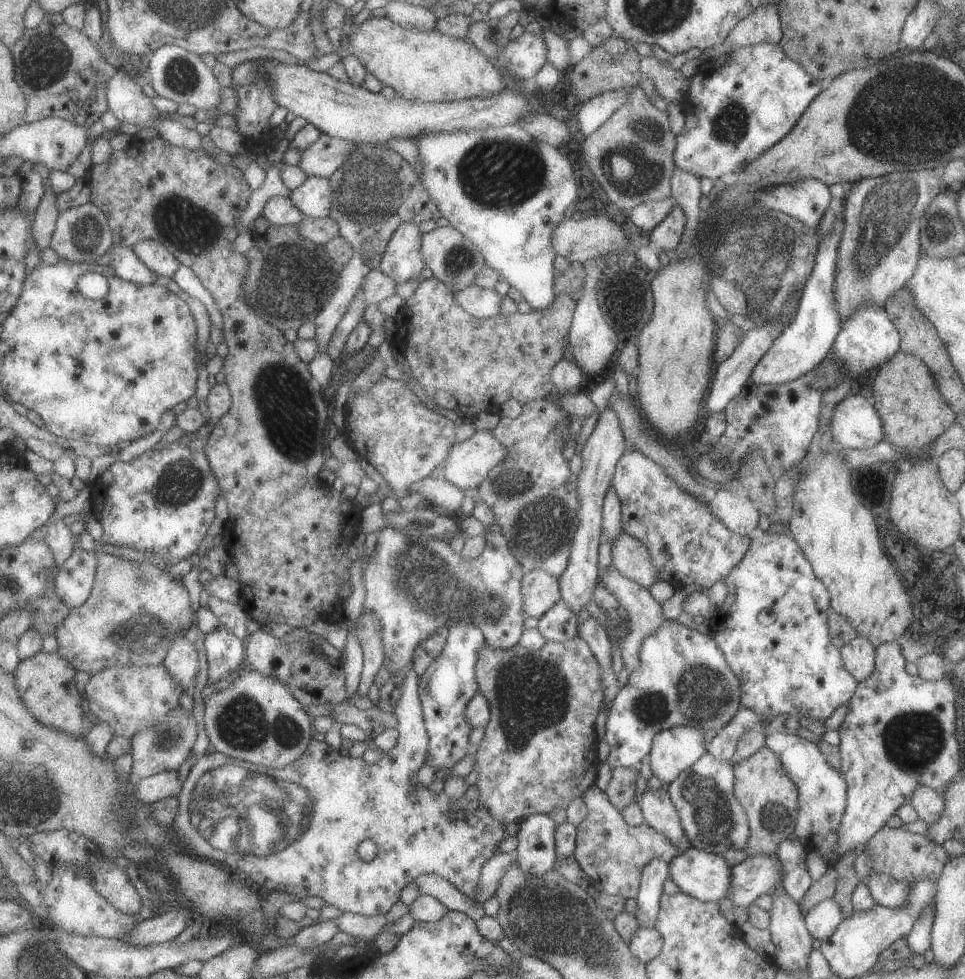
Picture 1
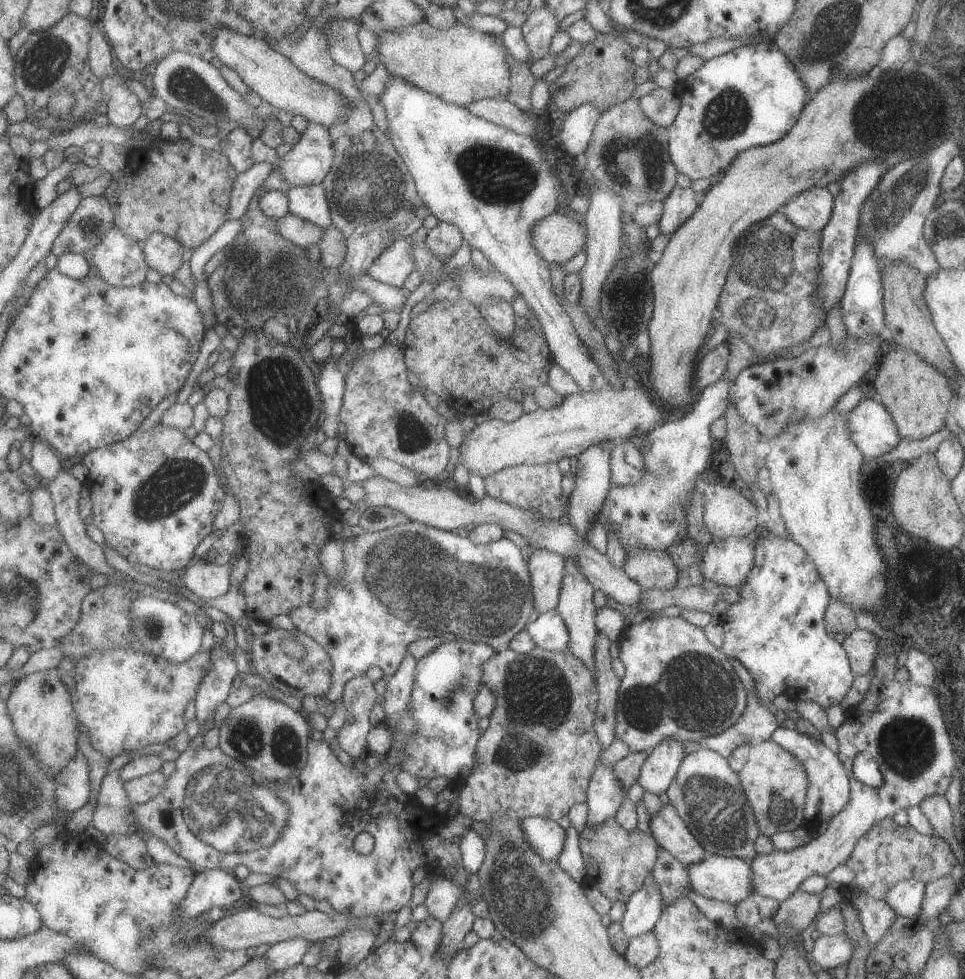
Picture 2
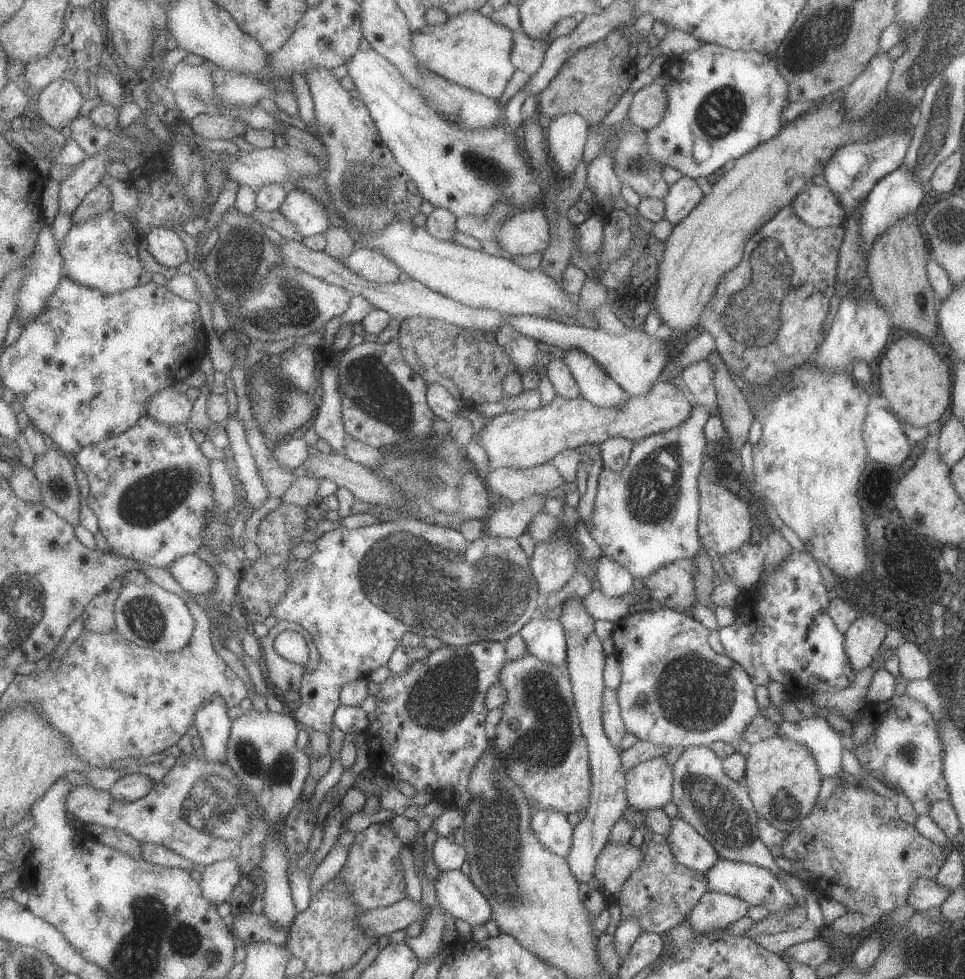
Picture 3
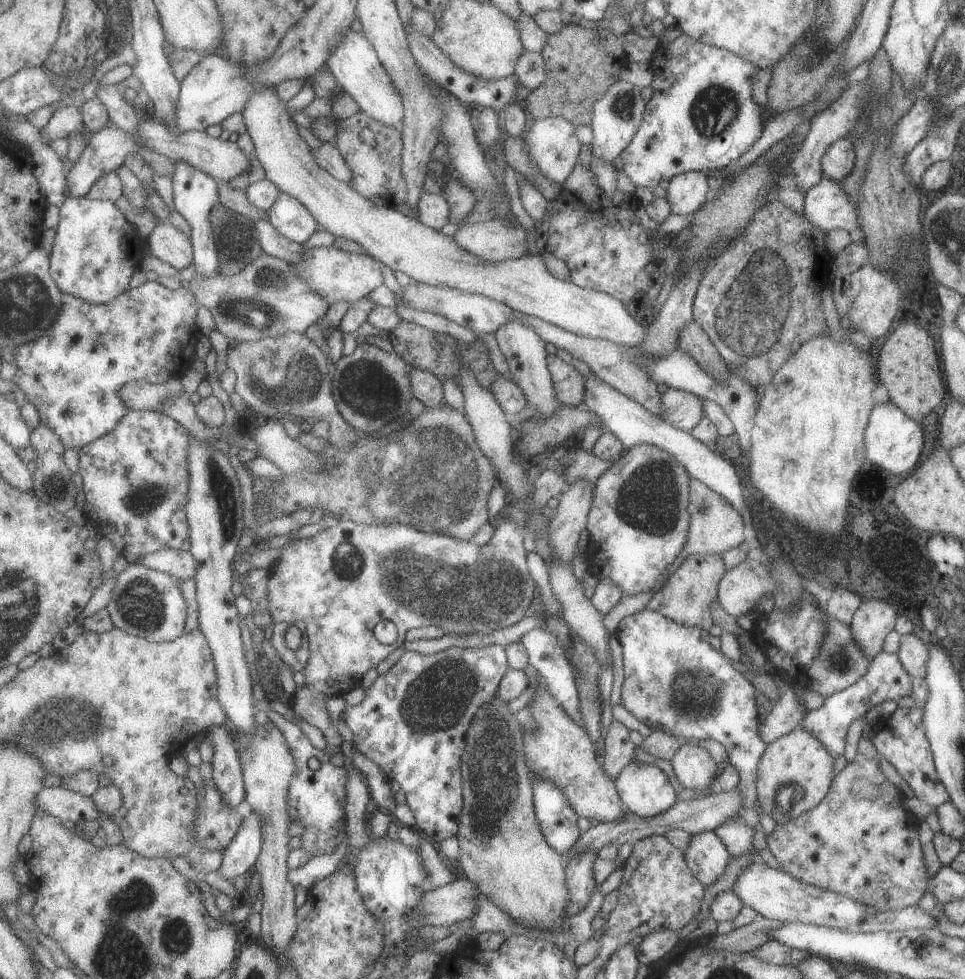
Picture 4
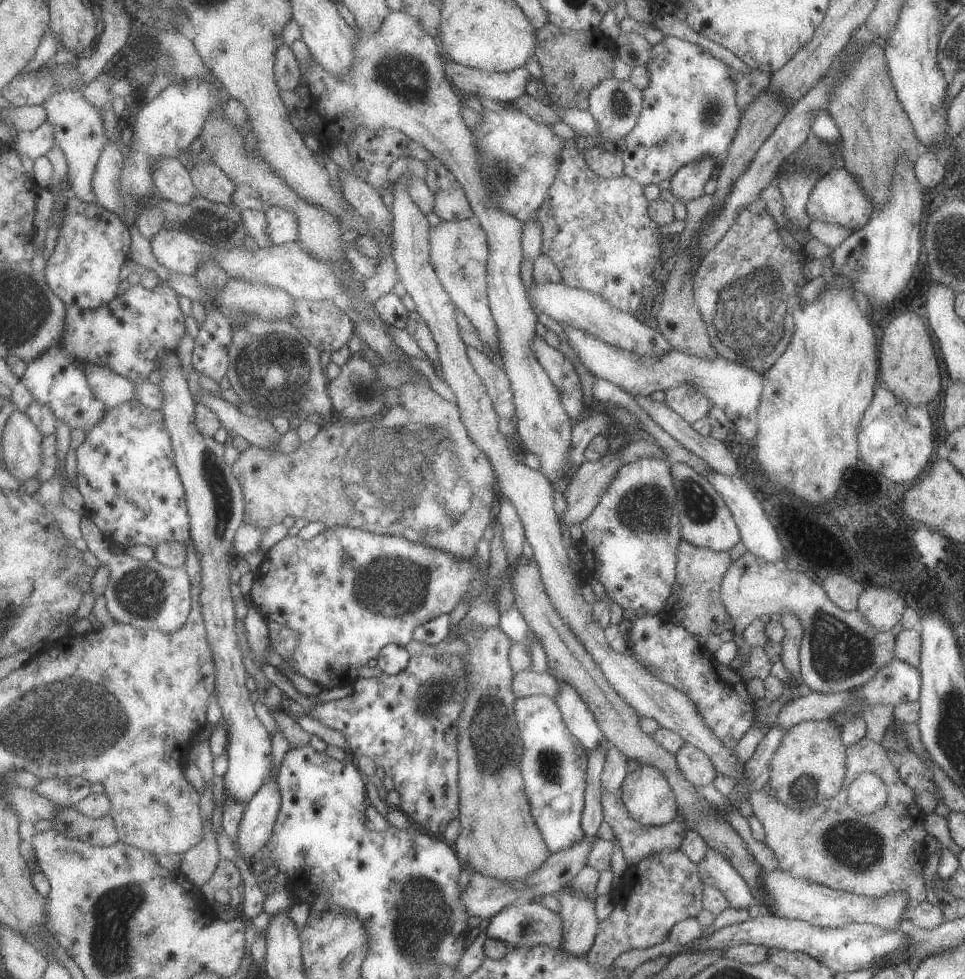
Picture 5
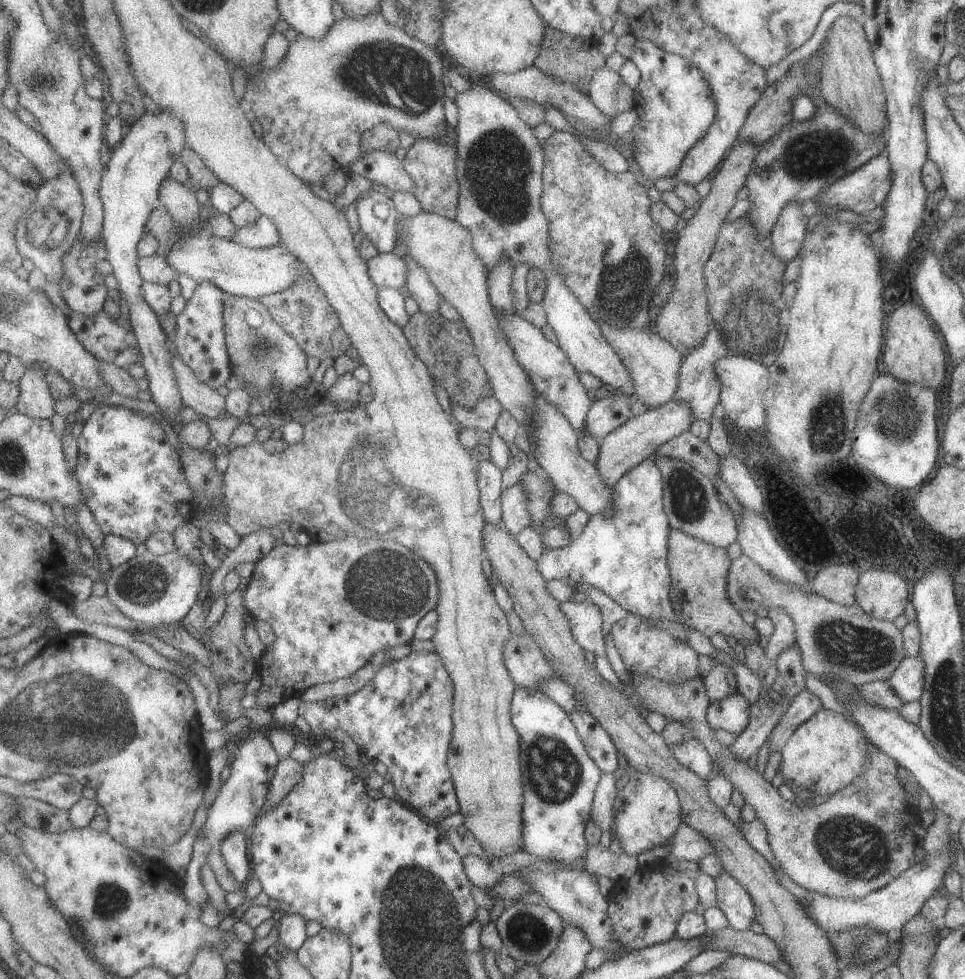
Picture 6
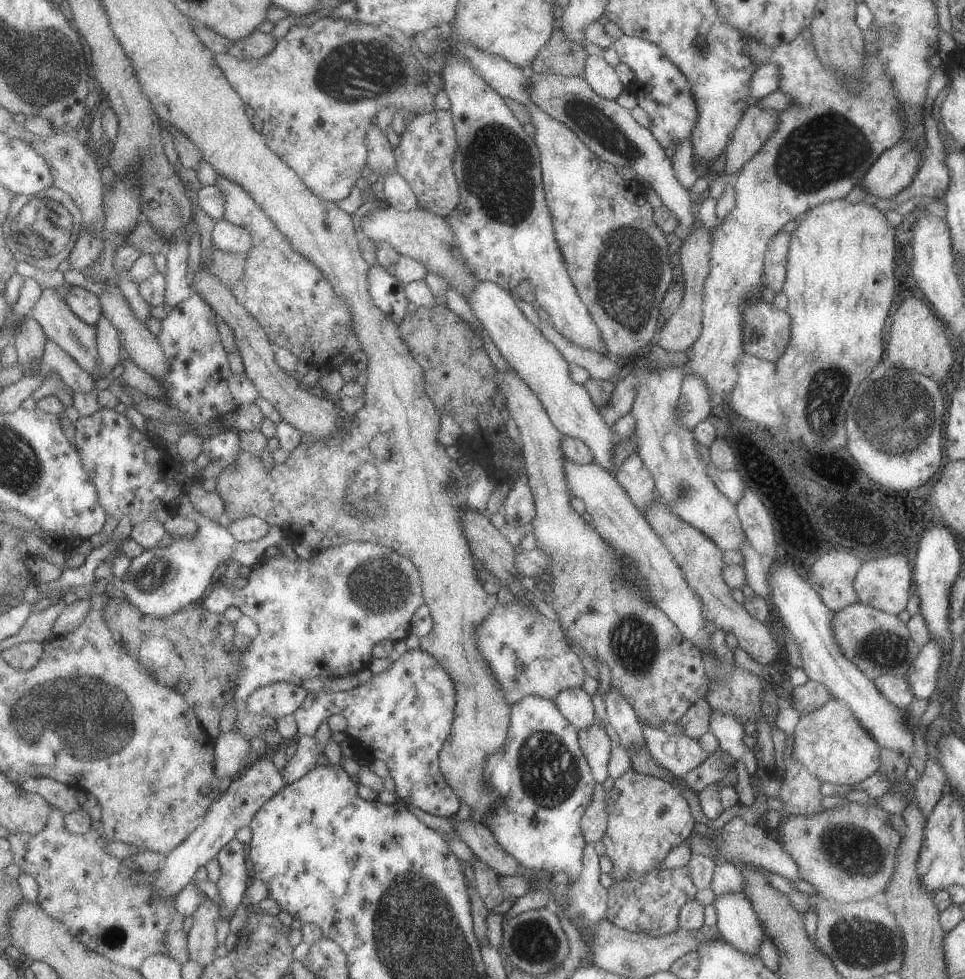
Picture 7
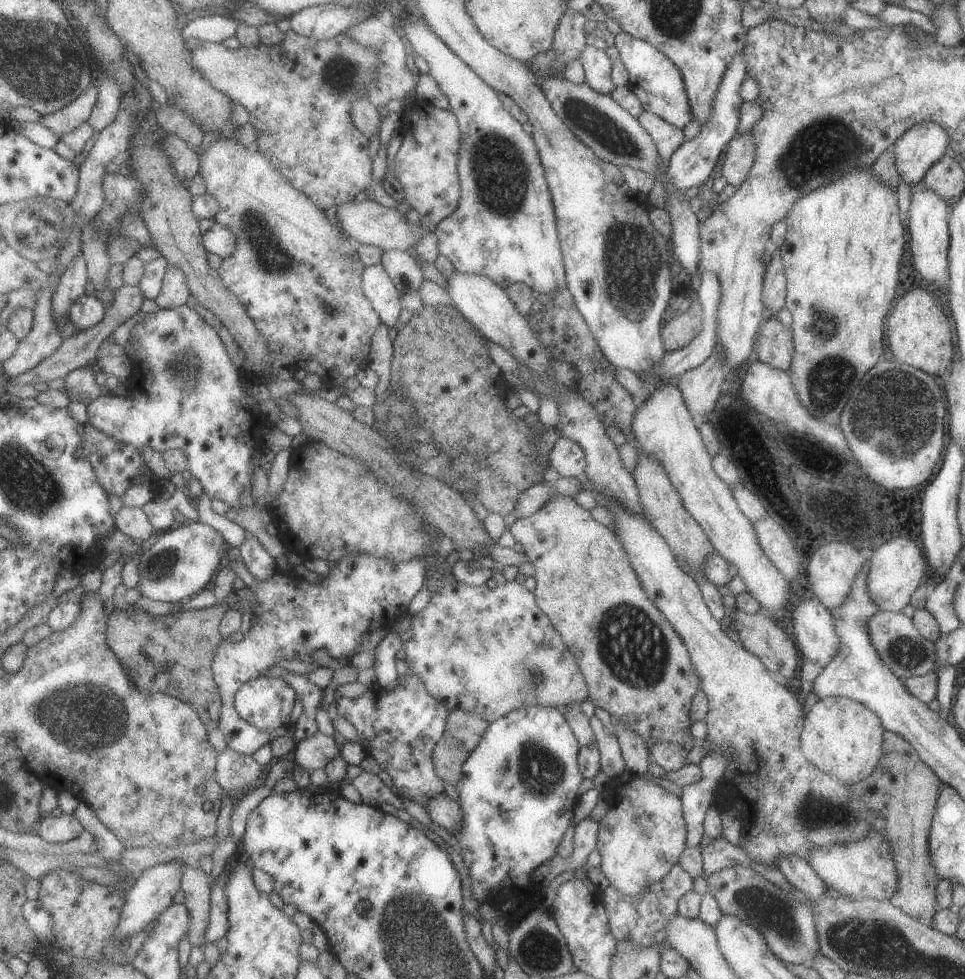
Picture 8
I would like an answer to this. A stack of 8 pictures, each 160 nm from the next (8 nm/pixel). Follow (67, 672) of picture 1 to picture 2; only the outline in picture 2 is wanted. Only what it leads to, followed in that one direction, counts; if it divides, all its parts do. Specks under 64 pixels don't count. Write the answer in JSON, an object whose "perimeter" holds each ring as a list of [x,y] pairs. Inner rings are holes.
{"perimeter":[[[57,668],[45,669],[18,679],[8,697],[8,709],[16,733],[36,750],[36,755],[44,767],[57,774],[77,758],[77,742],[83,730],[72,701],[72,692],[61,680],[59,671]]]}

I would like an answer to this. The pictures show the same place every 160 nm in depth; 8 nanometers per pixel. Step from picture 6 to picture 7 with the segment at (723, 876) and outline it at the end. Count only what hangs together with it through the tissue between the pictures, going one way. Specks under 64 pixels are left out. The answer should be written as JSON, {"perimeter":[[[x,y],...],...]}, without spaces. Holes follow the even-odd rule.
{"perimeter":[[[741,891],[715,896],[716,927],[723,942],[730,944],[736,951],[756,955],[764,932],[756,917],[750,900]]]}

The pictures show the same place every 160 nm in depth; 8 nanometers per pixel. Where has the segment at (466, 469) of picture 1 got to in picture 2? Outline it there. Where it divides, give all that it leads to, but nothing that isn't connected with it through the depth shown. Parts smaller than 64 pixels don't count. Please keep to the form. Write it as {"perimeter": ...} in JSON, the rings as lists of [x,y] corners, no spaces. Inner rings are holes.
{"perimeter":[[[638,384],[619,390],[607,386],[565,395],[557,407],[549,410],[538,407],[532,413],[523,413],[513,422],[488,418],[465,435],[458,448],[457,462],[467,465],[471,473],[484,479],[515,465],[533,466],[562,458],[574,459],[594,444],[606,440],[622,442],[635,433],[647,434],[664,422],[662,408],[651,401]]]}

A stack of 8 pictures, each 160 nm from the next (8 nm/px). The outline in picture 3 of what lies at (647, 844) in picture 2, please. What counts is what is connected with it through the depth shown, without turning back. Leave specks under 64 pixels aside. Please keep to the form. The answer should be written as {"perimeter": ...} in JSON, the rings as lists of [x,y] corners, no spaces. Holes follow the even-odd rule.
{"perimeter":[[[605,843],[605,846],[598,852],[594,862],[594,871],[592,876],[601,884],[603,890],[607,890],[609,894],[617,896],[622,889],[625,879],[640,867],[640,863],[644,856],[639,847],[631,847],[629,843]]]}

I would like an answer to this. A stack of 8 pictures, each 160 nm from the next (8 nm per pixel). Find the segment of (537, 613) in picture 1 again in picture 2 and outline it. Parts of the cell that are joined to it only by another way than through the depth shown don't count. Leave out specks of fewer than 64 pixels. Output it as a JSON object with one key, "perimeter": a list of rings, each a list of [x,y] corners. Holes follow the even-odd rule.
{"perimeter":[[[535,549],[527,560],[534,607],[540,615],[555,609],[564,573],[564,558],[545,549]]]}

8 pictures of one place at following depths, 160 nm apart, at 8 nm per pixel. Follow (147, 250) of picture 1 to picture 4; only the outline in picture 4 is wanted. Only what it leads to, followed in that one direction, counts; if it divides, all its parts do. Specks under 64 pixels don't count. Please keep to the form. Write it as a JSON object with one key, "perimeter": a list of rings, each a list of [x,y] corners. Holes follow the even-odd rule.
{"perimeter":[[[168,221],[156,225],[148,237],[148,244],[153,256],[179,270],[194,262],[194,244],[191,237],[187,238]]]}

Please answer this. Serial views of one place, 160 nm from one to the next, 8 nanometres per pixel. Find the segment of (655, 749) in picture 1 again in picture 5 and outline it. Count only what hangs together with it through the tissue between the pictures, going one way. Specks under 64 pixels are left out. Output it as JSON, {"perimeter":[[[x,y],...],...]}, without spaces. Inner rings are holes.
{"perimeter":[[[639,765],[637,769],[628,772],[620,786],[620,801],[628,815],[641,825],[653,826],[668,823],[677,818],[679,812],[674,792],[671,790],[663,773],[653,766]]]}

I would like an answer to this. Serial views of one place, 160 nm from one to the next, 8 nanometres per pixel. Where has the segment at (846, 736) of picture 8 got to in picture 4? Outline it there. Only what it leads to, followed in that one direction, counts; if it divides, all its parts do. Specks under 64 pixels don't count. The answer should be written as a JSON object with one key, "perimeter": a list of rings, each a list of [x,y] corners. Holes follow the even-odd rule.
{"perimeter":[[[795,727],[767,743],[756,764],[756,800],[767,823],[783,824],[817,806],[833,780],[833,757],[807,731]]]}

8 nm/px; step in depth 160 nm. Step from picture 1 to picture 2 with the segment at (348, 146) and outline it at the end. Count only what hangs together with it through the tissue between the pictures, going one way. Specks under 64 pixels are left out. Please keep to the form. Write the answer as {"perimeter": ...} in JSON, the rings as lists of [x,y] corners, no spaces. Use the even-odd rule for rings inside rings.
{"perimeter":[[[311,123],[300,141],[293,146],[279,167],[279,174],[291,186],[322,183],[331,172],[335,160],[334,140],[331,131],[319,123]]]}

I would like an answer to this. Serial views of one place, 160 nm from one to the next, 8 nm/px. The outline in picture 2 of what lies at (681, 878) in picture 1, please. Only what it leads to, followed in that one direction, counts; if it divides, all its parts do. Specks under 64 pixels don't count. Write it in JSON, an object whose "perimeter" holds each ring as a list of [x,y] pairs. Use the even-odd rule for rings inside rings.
{"perimeter":[[[706,854],[686,871],[689,889],[703,898],[736,904],[753,894],[749,862],[737,857]]]}

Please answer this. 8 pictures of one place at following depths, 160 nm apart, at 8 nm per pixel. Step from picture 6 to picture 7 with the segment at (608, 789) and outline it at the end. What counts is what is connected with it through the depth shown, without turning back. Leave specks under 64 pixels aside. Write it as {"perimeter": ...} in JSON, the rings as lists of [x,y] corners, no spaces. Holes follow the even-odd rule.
{"perimeter":[[[601,784],[593,787],[589,806],[580,818],[580,829],[587,843],[595,843],[604,835],[608,819],[605,793],[607,792],[603,790]]]}

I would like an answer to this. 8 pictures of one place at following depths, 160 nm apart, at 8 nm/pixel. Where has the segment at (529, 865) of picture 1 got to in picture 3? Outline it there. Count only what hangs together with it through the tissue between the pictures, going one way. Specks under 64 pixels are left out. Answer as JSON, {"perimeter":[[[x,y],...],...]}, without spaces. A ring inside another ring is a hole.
{"perimeter":[[[553,809],[538,810],[530,817],[530,827],[548,851],[566,858],[572,845],[573,828],[566,815]]]}

